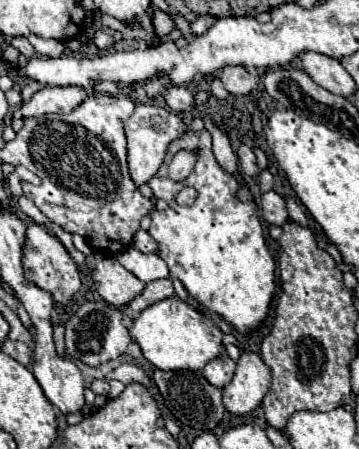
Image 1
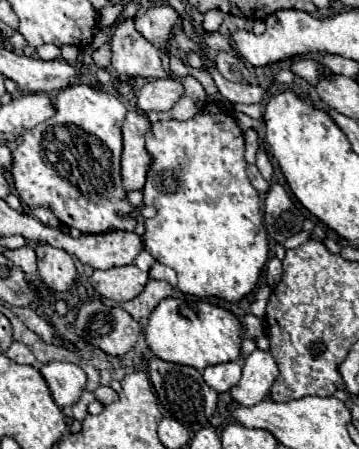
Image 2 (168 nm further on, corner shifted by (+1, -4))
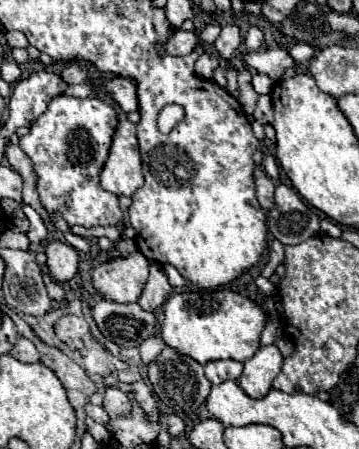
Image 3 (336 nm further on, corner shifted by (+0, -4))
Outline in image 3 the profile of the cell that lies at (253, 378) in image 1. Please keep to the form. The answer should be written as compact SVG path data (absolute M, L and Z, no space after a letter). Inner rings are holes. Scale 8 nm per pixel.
M276 346L260 348L250 360L244 362L244 372L238 378L238 386L250 398L264 398L272 388L272 380L282 370L282 354Z

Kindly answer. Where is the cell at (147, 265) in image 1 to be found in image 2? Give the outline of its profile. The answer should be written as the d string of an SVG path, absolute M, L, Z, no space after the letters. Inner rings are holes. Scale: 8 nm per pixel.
M155 262L155 266L151 268L149 276L155 278L155 280L165 280L165 282L169 282L173 288L177 286L177 276L175 276L175 272L173 272L169 266L165 266L165 264Z

